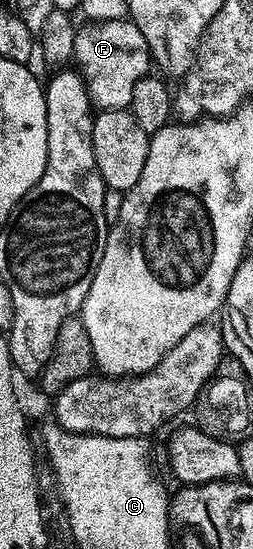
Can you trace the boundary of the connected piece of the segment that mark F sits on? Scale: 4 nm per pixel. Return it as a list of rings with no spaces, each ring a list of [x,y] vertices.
[[[129,19],[81,26],[76,35],[72,61],[84,79],[91,102],[99,110],[129,109],[136,83],[140,83],[140,79],[152,69],[148,43],[144,35],[140,35],[140,27],[136,27]]]

